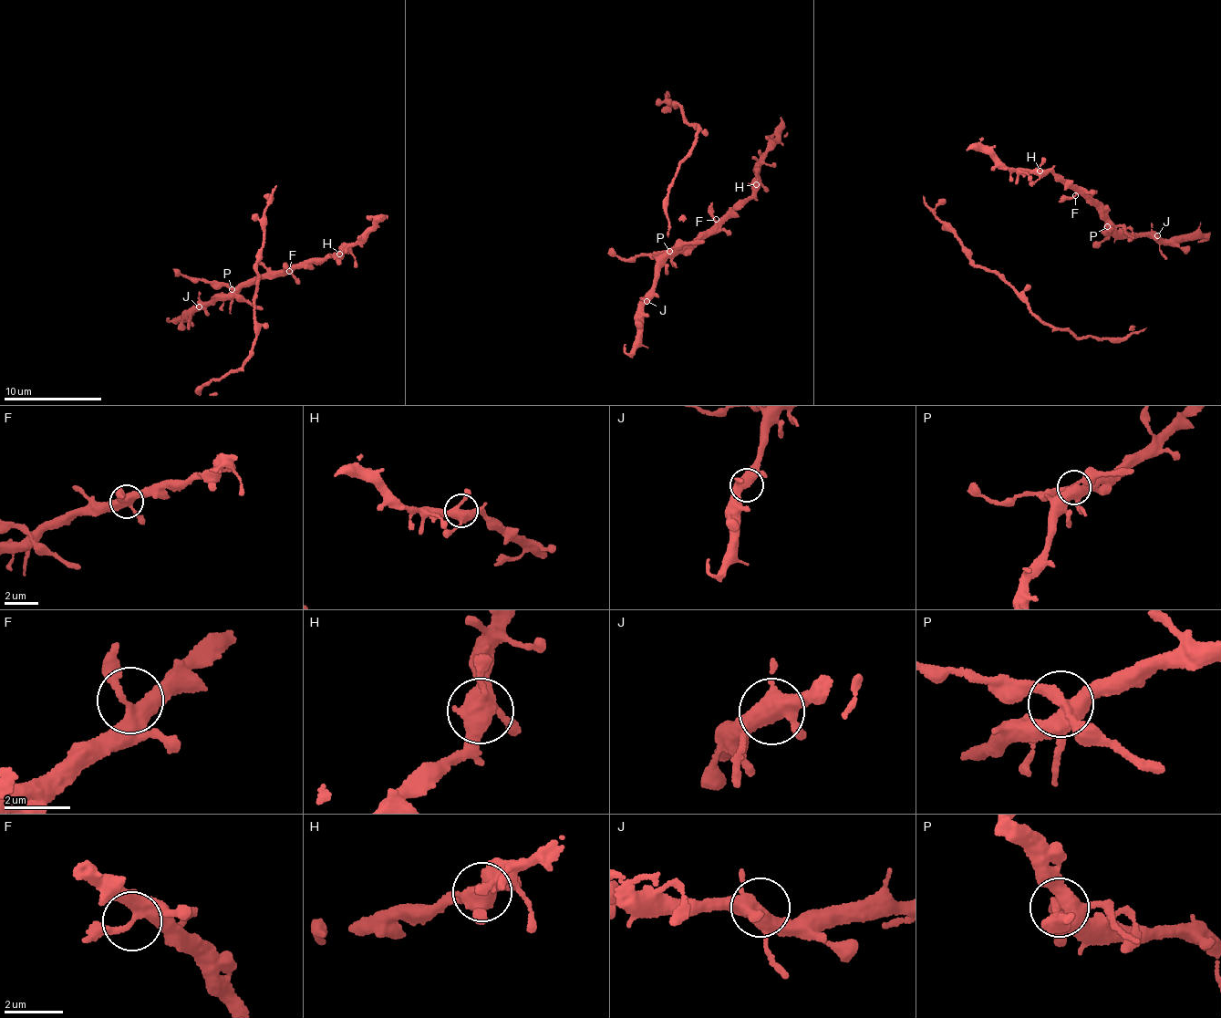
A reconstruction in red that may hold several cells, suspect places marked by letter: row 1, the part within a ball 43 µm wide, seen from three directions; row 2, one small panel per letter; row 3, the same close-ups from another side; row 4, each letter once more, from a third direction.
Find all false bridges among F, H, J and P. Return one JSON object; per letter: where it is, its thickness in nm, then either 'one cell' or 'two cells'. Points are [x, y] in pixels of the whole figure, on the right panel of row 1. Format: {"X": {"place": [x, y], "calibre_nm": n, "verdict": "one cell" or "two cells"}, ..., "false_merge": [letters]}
{"F": {"place": [1075, 195], "calibre_nm": 360, "verdict": "one cell"}, "H": {"place": [1039, 171], "calibre_nm": 460, "verdict": "one cell"}, "J": {"place": [1157, 235], "calibre_nm": 480, "verdict": "one cell"}, "P": {"place": [1107, 226], "calibre_nm": 440, "verdict": "two cells"}, "false_merge": ["P"]}

